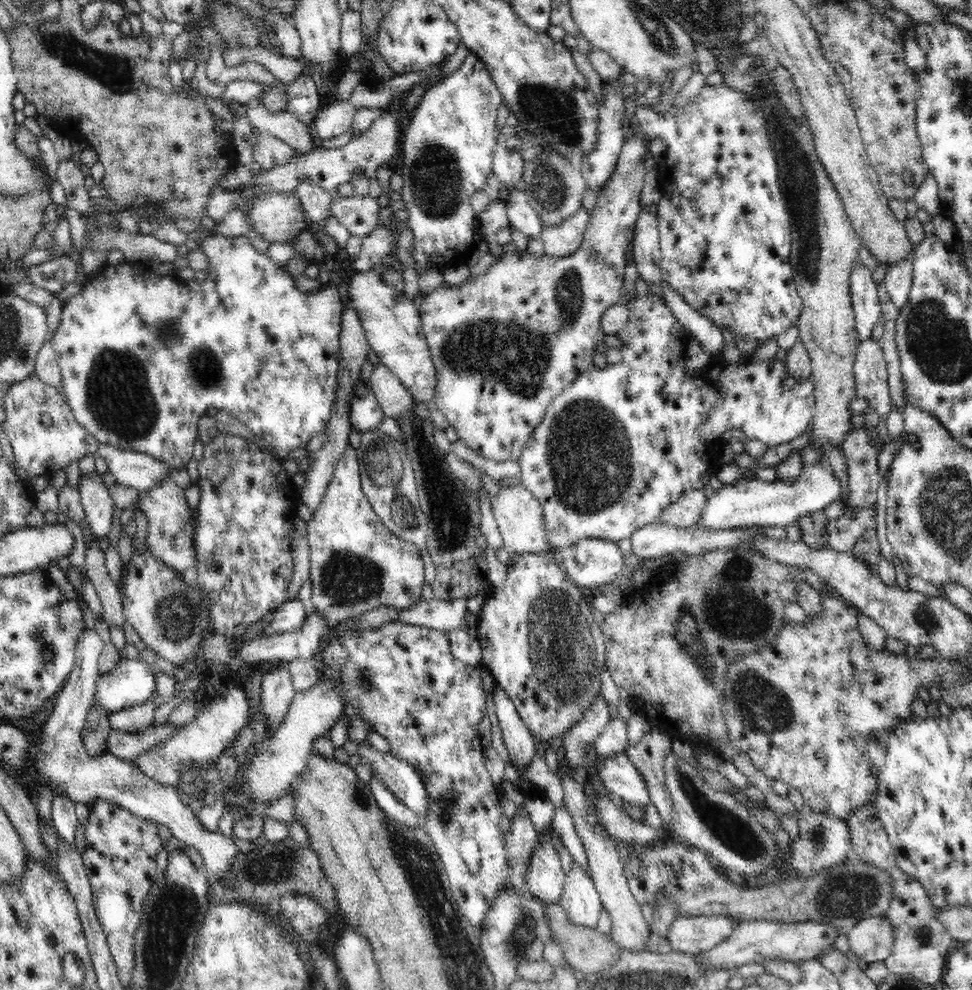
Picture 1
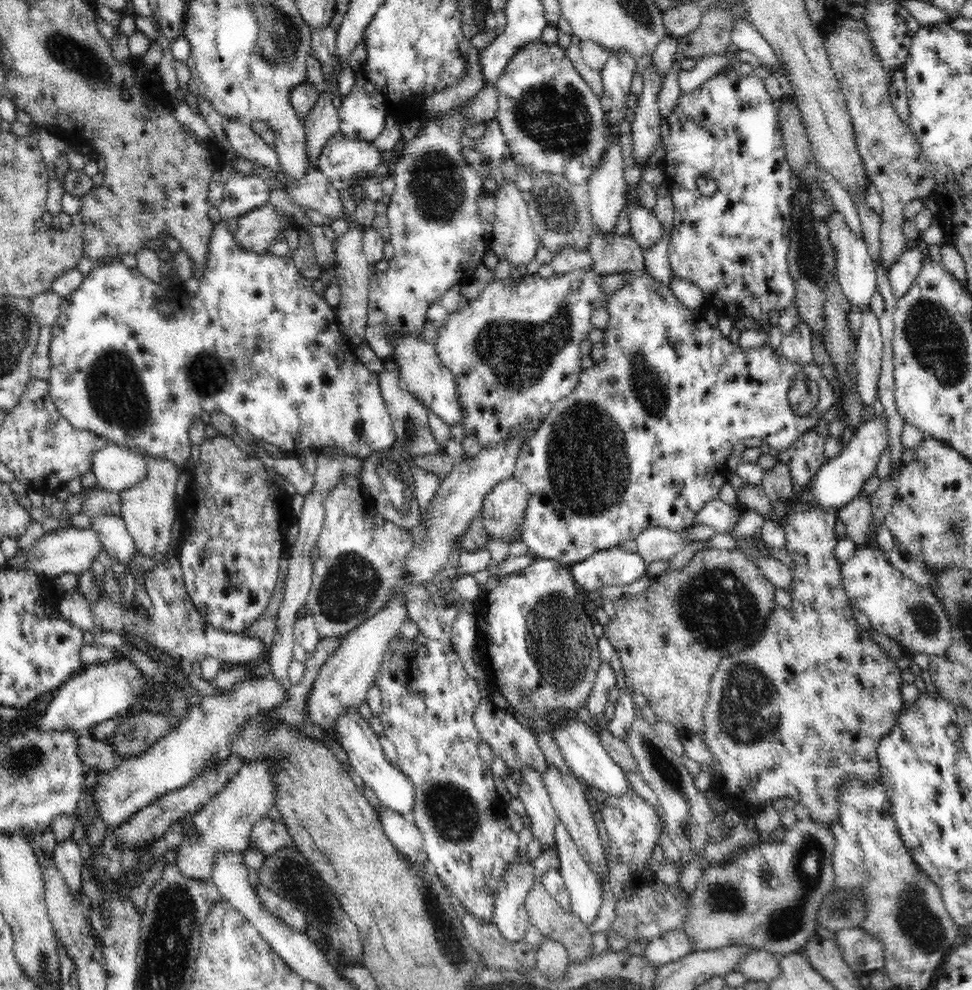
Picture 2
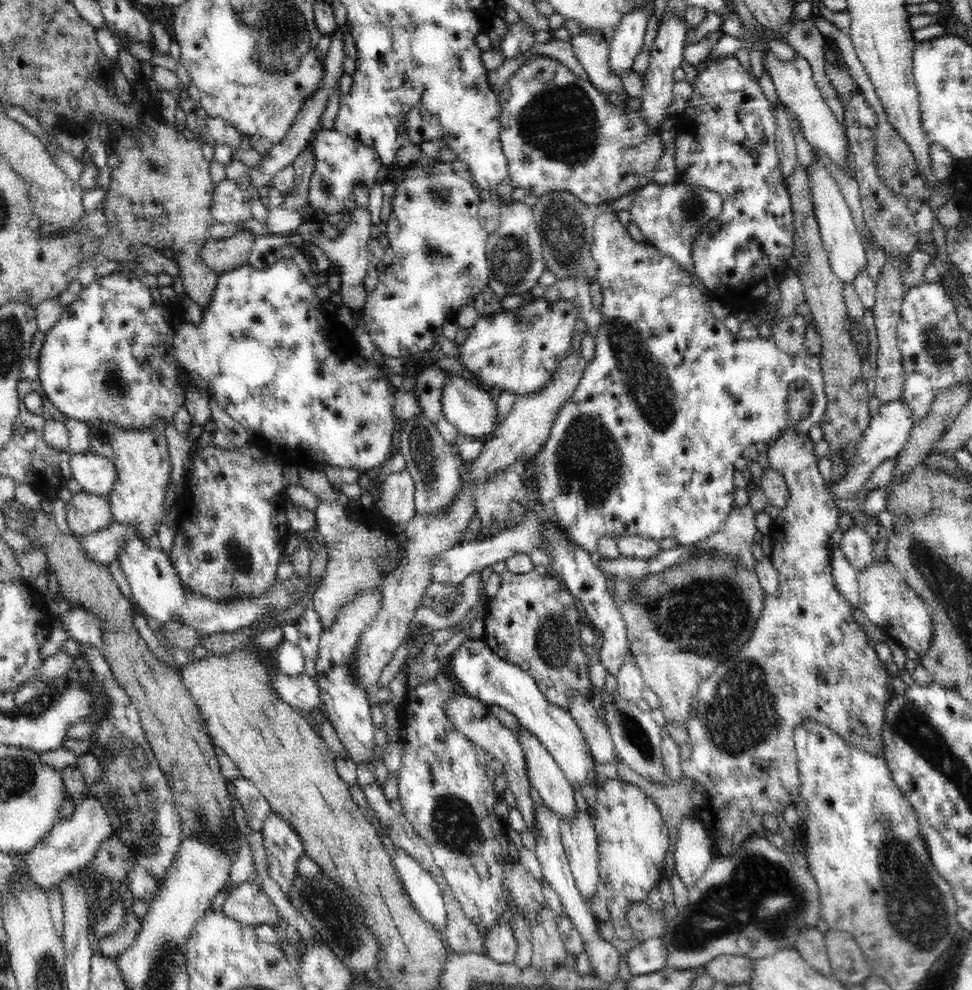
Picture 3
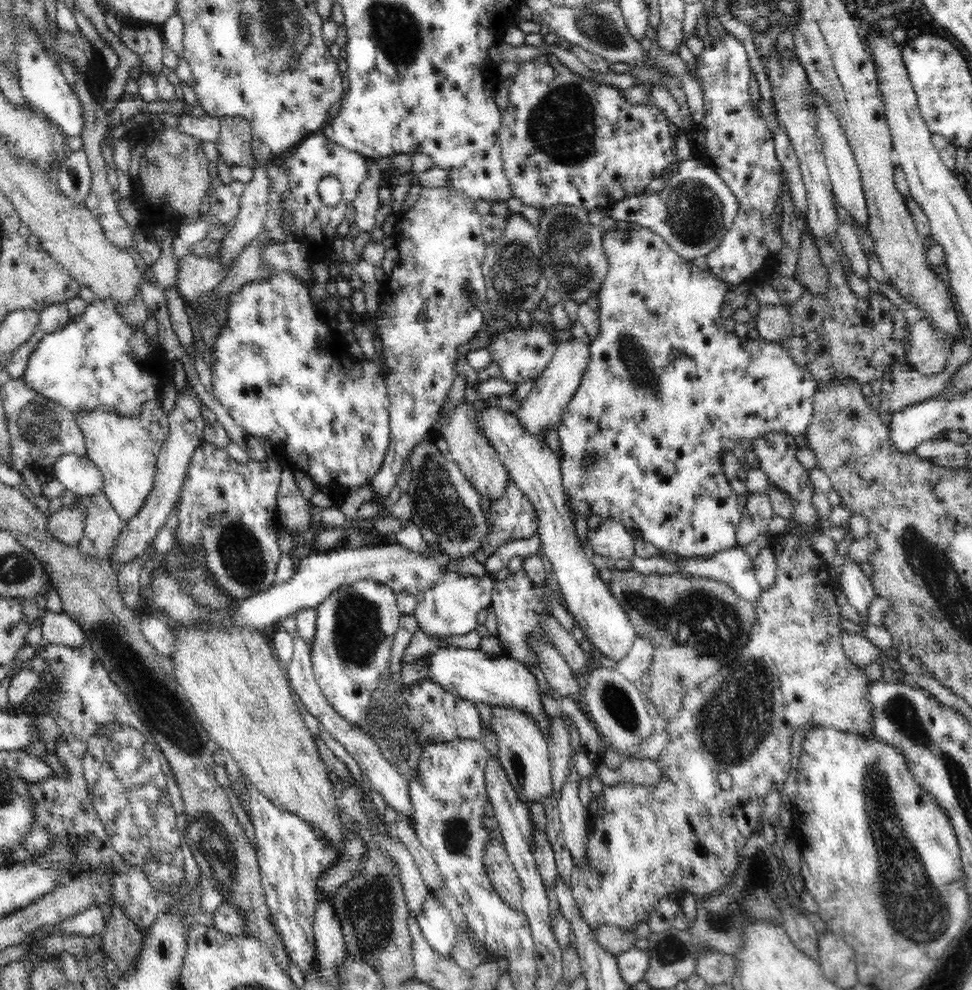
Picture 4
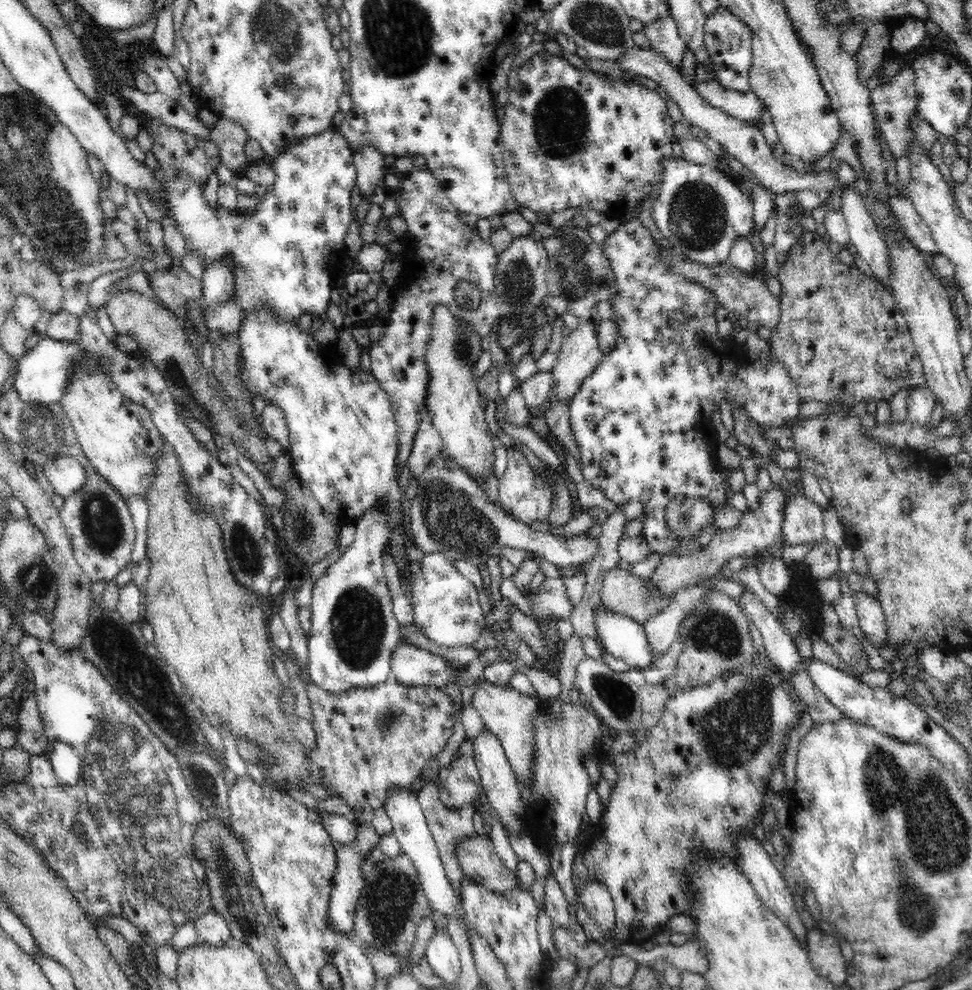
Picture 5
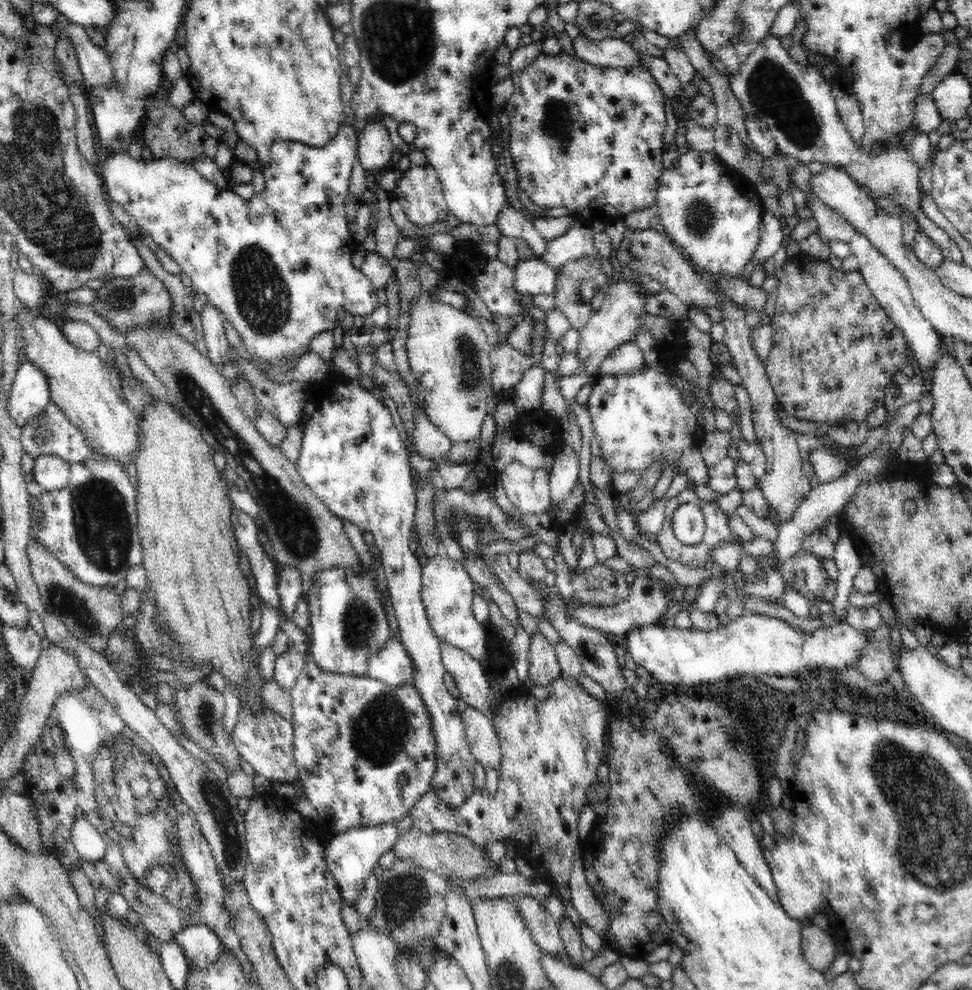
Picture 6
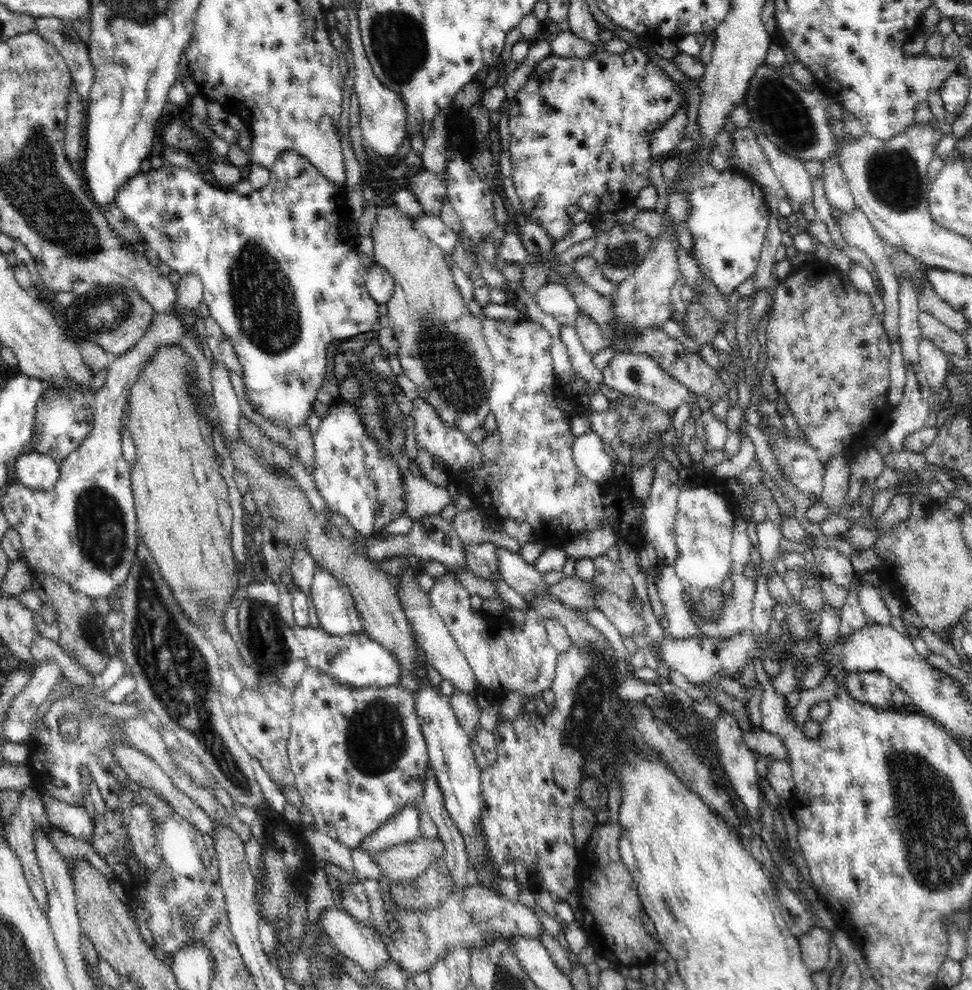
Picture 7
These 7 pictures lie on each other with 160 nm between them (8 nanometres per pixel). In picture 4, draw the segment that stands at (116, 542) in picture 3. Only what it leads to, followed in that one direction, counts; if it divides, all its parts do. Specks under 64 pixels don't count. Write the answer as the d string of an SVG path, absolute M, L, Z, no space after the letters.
M191 387L184 388L178 392L176 405L168 412L169 436L158 456L157 472L154 480L154 489L150 492L144 506L138 514L126 521L122 535L119 536L119 543L116 552L112 554L111 563L118 563L120 566L133 562L141 557L149 545L155 540L158 531L166 522L171 508L176 505L187 474L187 469L194 452L202 444L204 428L208 421L201 415L202 402Z

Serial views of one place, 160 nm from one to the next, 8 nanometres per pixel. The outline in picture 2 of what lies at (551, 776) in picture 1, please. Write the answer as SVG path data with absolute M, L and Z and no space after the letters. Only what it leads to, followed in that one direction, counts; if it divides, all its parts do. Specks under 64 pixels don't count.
M559 816L555 822L554 839L560 851L561 864L558 869L570 896L571 912L584 925L592 925L603 903L599 878L583 859Z

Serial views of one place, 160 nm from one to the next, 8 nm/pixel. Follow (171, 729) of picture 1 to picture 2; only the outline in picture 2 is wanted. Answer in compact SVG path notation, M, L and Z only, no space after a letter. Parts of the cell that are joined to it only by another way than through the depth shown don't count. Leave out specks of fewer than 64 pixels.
M83 733L76 738L76 743L80 761L87 769L97 768L100 773L104 773L119 764L118 751L108 739L96 739Z

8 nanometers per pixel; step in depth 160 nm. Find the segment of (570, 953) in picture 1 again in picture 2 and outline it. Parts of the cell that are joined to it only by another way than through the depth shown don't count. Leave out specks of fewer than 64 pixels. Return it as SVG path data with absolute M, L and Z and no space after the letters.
M536 878L533 888L529 889L529 894L525 897L525 908L529 915L530 924L535 926L544 938L548 937L556 943L563 944L570 963L581 964L594 957L593 935L590 934L587 926L572 912L567 912L558 905L558 902L544 889L540 878Z

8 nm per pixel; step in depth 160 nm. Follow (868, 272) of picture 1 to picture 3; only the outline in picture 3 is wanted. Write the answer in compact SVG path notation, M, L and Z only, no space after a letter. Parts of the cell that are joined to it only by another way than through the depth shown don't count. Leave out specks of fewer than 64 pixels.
M820 160L814 166L816 168L810 168L810 176L808 176L809 196L812 197L813 211L820 229L824 250L828 253L834 274L842 282L853 284L856 276L862 270L866 270L866 266L868 266L866 250L864 250L864 243L862 243L863 238L856 228L846 199L842 197L842 193L838 190L834 178L830 176L830 171L826 170L826 167Z

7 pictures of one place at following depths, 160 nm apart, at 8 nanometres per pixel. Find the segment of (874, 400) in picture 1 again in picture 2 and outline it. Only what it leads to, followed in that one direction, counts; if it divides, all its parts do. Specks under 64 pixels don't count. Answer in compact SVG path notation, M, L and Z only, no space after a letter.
M869 304L861 308L861 329L857 342L854 366L856 367L857 400L868 407L876 400L878 378L882 364L882 334L878 318Z

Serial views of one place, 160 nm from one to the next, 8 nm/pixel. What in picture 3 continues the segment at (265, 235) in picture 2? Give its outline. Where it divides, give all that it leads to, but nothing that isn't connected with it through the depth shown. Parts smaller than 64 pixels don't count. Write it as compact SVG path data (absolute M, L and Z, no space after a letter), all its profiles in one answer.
M250 228L238 231L235 235L208 242L200 248L200 262L220 276L248 263L248 257L254 248L255 234Z

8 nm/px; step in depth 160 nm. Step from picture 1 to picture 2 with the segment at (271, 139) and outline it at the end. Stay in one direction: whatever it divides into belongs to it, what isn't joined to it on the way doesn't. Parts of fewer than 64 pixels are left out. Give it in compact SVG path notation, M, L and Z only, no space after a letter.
M228 121L224 124L225 134L235 152L250 162L265 166L268 170L280 171L280 161L275 147L254 132L251 125Z

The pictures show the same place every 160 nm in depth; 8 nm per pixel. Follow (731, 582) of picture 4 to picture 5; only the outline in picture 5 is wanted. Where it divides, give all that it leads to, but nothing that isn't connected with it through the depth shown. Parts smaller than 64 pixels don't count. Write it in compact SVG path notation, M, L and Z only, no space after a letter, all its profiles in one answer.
M750 589L743 592L740 600L747 616L752 619L752 624L761 632L768 658L782 669L786 676L798 672L798 668L802 668L802 659L798 655L796 642L784 630L776 616Z

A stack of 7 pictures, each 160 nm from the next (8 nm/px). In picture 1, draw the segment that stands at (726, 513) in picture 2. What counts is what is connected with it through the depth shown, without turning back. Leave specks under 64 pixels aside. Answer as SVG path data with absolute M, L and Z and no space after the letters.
M703 490L684 492L675 503L660 514L656 523L670 524L676 528L694 527L706 503L707 497Z

